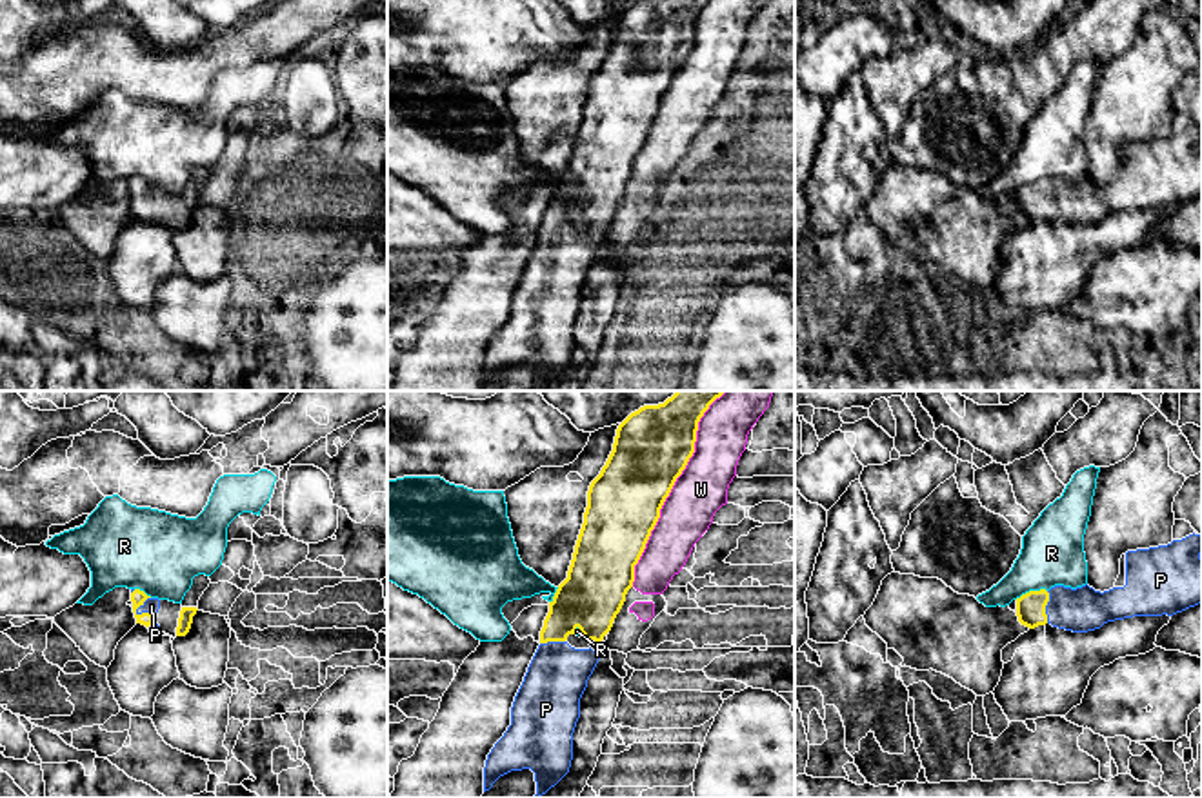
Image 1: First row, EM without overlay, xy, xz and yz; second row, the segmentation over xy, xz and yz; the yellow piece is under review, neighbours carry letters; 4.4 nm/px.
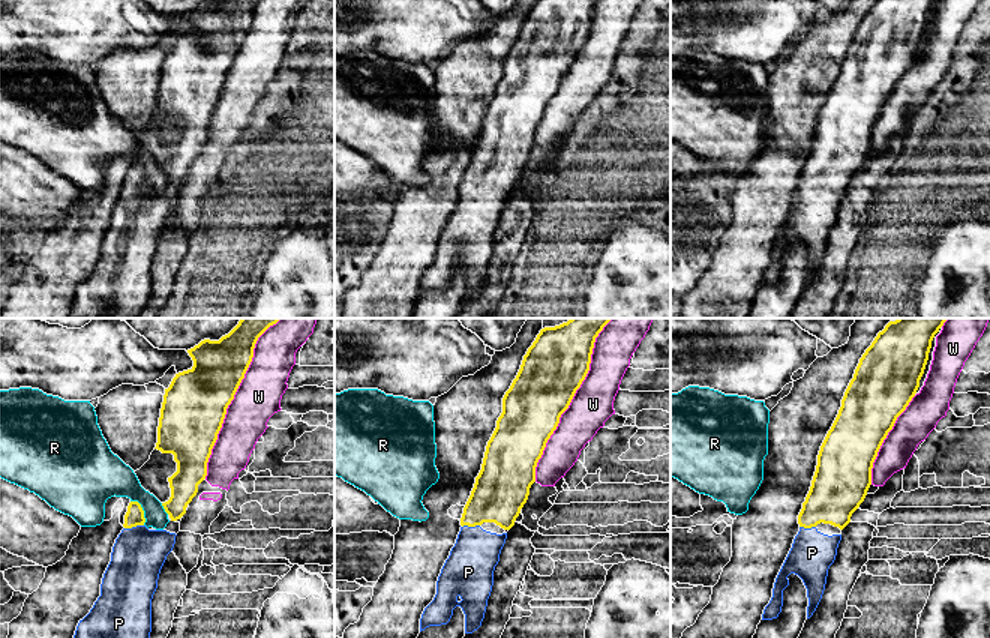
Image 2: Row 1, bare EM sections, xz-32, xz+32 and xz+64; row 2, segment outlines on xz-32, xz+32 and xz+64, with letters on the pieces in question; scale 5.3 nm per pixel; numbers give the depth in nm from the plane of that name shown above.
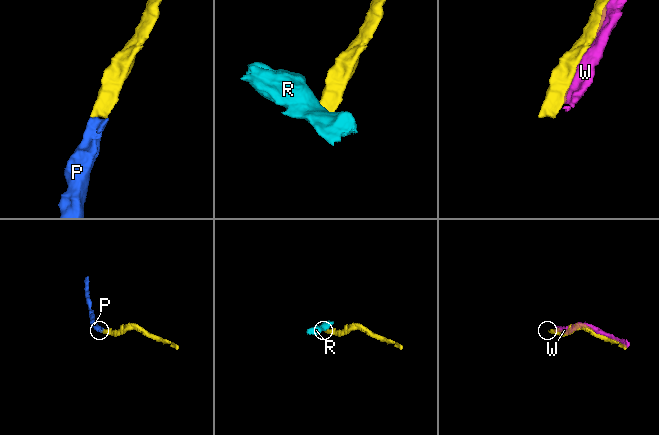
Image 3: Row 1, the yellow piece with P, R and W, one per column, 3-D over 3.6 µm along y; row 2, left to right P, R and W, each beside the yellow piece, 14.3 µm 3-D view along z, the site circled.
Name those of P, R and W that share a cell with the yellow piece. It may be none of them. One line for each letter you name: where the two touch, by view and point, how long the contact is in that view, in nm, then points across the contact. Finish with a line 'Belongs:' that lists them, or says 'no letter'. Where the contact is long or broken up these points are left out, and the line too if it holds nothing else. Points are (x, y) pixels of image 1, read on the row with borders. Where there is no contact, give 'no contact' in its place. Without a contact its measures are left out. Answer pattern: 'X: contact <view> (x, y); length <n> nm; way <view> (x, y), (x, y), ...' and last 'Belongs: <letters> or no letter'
P: contact xy (139, 615); length 110 nm; way xy (139, 597), (139, 615), (151, 606)
Belongs: P

